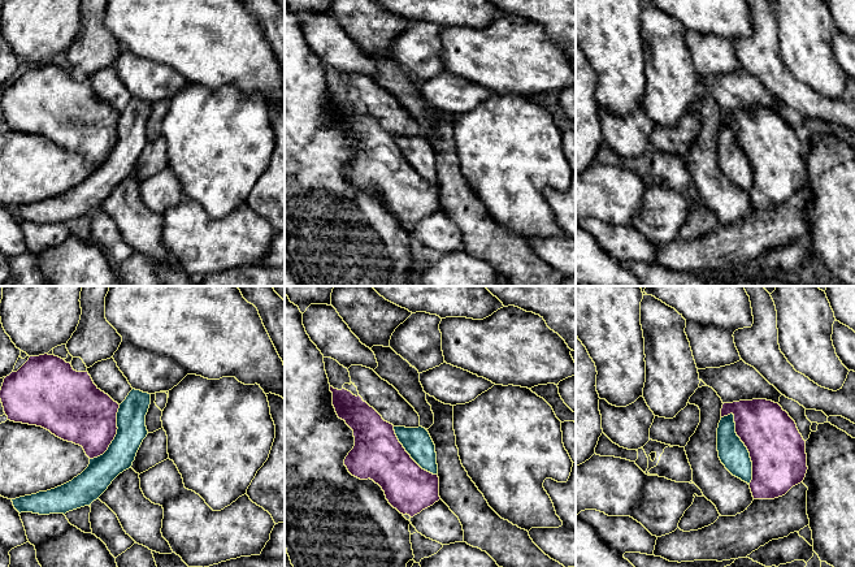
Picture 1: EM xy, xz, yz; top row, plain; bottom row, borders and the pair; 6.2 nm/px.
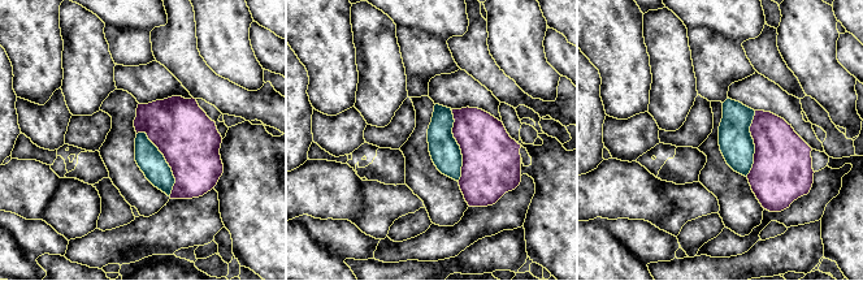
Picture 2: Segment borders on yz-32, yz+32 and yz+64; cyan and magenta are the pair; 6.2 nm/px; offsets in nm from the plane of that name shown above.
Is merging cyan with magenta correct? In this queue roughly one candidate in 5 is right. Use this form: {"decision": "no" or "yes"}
{"decision": "no"}

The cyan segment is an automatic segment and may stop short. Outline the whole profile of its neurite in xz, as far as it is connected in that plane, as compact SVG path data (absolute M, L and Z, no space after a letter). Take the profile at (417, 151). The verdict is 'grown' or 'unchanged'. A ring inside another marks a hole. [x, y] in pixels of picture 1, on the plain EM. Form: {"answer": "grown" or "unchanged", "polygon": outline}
{"answer": "unchanged", "polygon": "M394 135L399 151L411 166L425 179L438 183L435 153L429 140L422 137Z"}

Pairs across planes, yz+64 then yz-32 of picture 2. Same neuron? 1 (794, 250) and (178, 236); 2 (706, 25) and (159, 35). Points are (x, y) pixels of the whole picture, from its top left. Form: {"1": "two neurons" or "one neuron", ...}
{"1": "one neuron", "2": "two neurons"}

